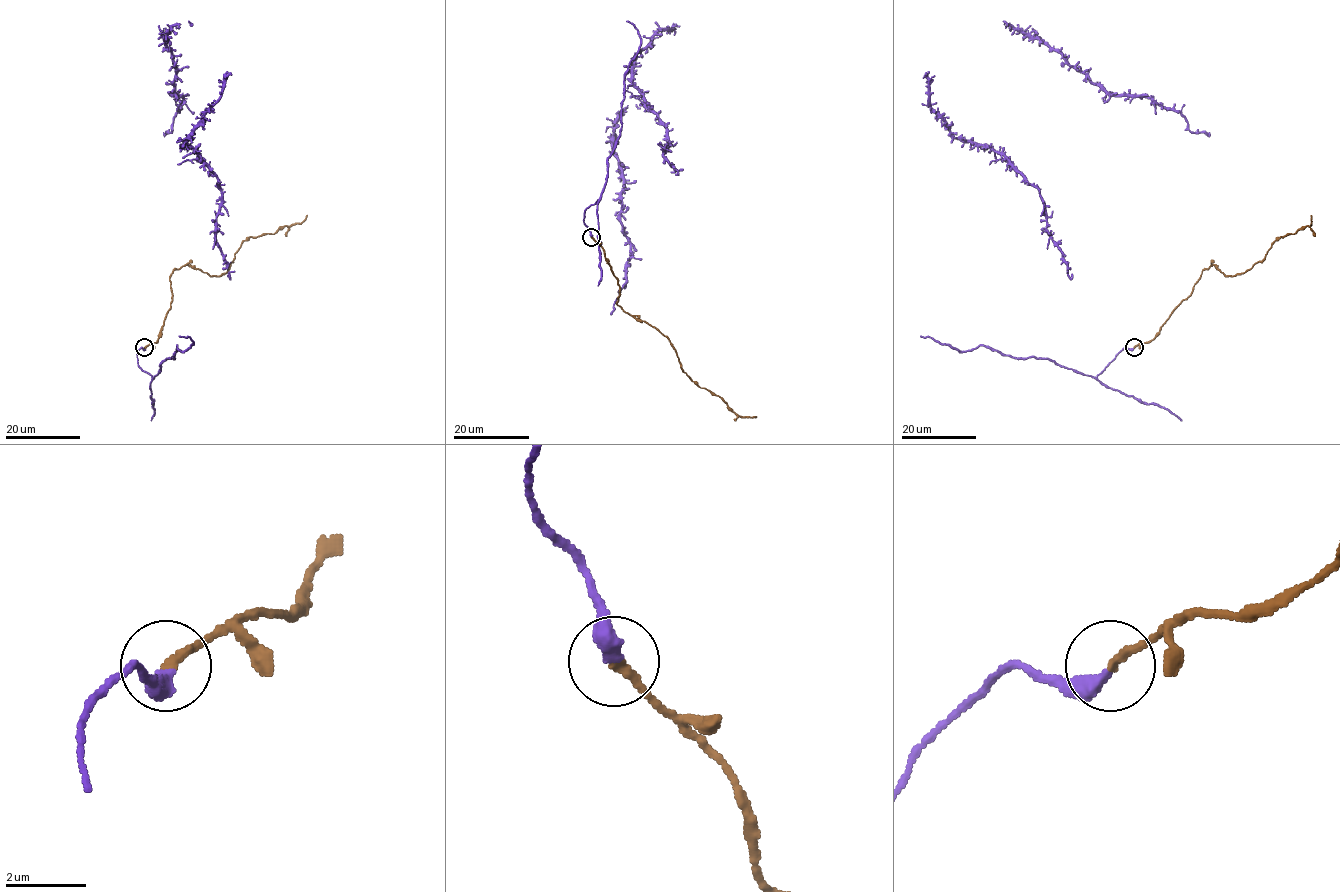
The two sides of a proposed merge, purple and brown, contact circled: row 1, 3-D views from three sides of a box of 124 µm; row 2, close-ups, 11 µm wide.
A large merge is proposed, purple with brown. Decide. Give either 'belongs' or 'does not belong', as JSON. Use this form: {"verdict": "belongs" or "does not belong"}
{"verdict": "belongs"}

